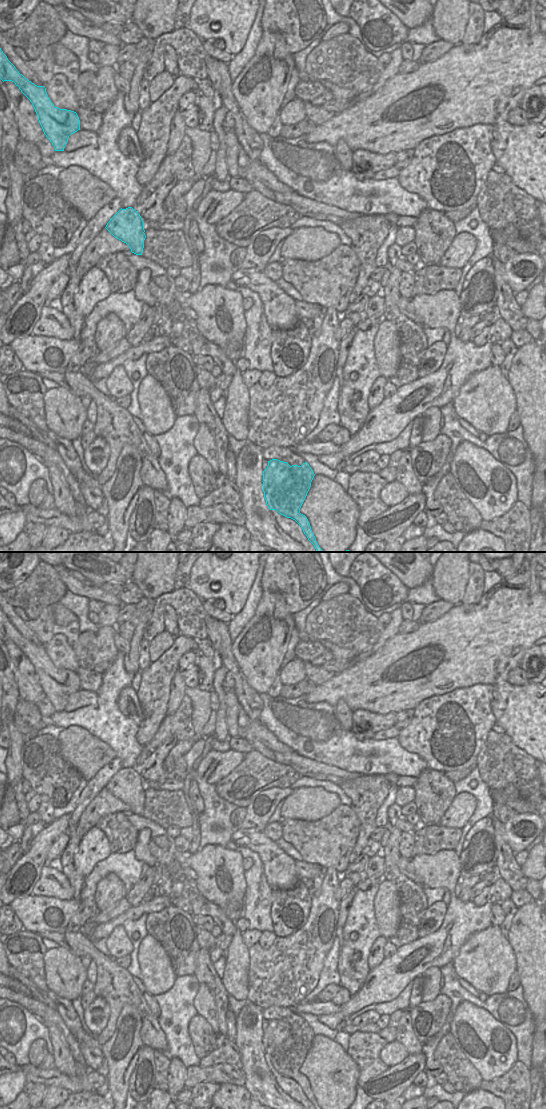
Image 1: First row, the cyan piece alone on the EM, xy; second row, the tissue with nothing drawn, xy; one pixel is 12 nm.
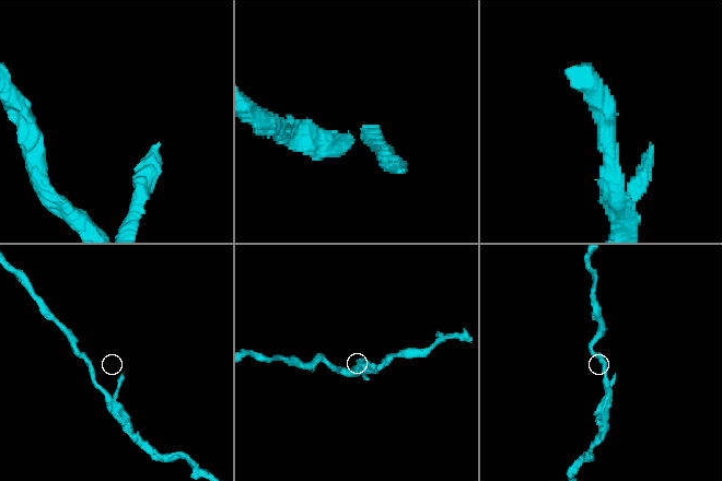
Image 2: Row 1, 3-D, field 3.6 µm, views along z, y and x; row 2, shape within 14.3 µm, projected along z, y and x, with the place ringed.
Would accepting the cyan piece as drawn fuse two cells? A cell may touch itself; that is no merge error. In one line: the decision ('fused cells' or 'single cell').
fused cells

